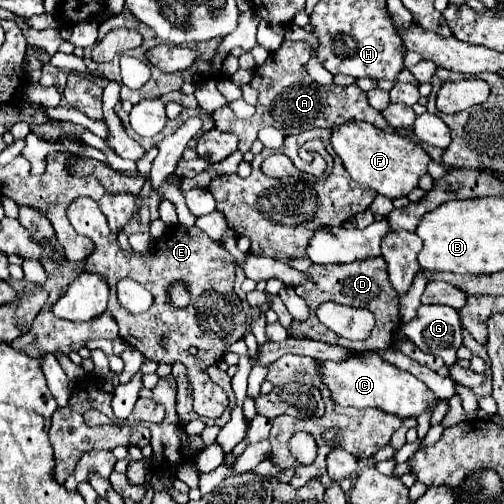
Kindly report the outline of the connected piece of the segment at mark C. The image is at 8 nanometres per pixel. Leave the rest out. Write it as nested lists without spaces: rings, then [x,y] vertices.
[[[361,352],[353,354],[343,362],[317,362],[317,370],[321,380],[325,382],[331,398],[339,406],[355,406],[355,408],[379,408],[383,412],[395,414],[399,418],[419,416],[423,410],[435,410],[437,396],[413,374],[399,370],[397,366],[389,364],[375,352]]]

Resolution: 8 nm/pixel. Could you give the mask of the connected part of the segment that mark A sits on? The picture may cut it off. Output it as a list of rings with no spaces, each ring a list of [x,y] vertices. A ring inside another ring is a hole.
[[[283,42],[277,52],[271,52],[265,66],[255,70],[255,76],[251,80],[251,86],[259,90],[259,102],[257,112],[249,120],[239,120],[231,108],[219,108],[213,112],[215,126],[223,132],[235,132],[239,138],[239,150],[247,152],[251,144],[257,138],[257,132],[263,126],[275,126],[285,136],[297,134],[311,128],[333,128],[335,124],[343,124],[349,120],[363,120],[383,130],[395,130],[391,128],[379,110],[373,110],[367,104],[367,96],[361,88],[355,84],[351,86],[321,86],[311,80],[307,74],[307,60],[311,56],[311,48],[307,42]]]

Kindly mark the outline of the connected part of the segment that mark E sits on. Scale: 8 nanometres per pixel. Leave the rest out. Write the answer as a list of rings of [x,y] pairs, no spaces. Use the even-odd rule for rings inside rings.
[[[91,198],[73,200],[69,204],[67,218],[79,234],[89,236],[95,242],[95,250],[87,258],[85,268],[107,278],[107,284],[111,288],[107,312],[113,314],[113,318],[117,320],[119,336],[149,360],[185,364],[189,380],[193,384],[195,412],[203,418],[219,418],[225,412],[229,398],[225,390],[217,390],[217,384],[211,382],[205,368],[217,364],[223,358],[225,346],[245,336],[247,316],[241,308],[241,300],[233,292],[235,258],[197,226],[169,226],[167,232],[157,238],[147,252],[129,254],[119,248],[117,235],[110,231],[105,222],[107,219],[97,202],[93,202]],[[123,278],[137,280],[145,290],[153,294],[153,306],[147,312],[131,314],[117,302],[115,286]],[[177,280],[183,282],[187,286],[187,292],[191,294],[191,300],[185,308],[175,308],[169,300],[169,286]],[[191,346],[199,350],[197,356],[189,356]]]

